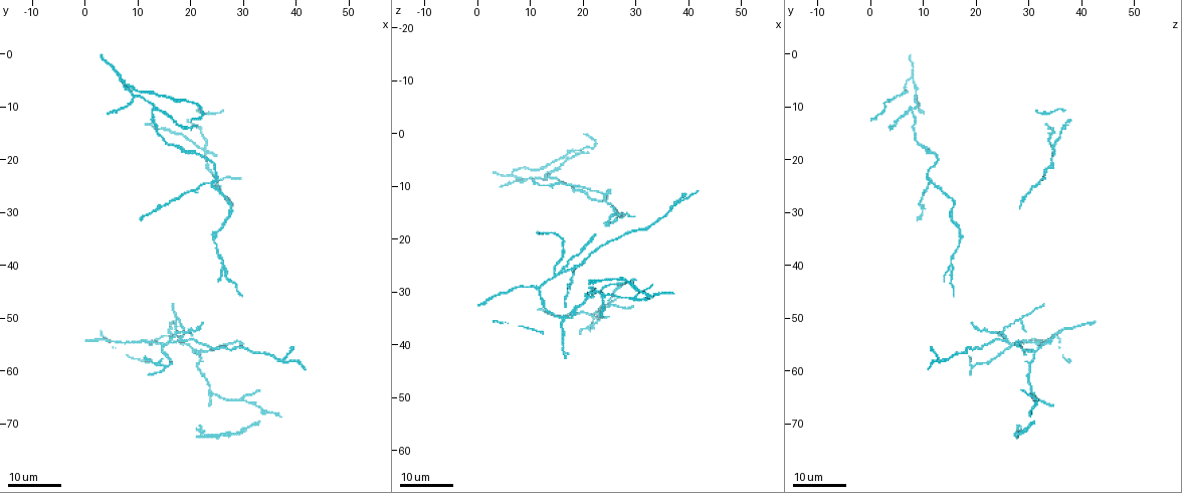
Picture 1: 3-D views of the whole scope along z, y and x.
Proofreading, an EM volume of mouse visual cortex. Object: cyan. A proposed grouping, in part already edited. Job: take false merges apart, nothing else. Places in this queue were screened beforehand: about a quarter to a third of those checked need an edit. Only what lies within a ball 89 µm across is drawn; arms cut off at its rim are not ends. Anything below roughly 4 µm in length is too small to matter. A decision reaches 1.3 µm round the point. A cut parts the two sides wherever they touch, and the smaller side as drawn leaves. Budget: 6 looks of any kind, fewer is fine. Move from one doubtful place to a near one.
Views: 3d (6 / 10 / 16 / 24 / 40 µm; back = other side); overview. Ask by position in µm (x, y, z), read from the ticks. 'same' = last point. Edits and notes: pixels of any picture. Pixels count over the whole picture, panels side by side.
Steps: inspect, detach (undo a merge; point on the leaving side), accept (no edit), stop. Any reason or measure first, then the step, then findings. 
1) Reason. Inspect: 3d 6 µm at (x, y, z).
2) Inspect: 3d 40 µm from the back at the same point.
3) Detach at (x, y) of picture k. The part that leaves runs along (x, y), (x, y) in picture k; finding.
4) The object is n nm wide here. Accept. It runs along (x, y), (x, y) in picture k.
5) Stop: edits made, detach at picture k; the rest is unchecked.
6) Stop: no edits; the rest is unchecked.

Three-way junction. Inspect: 3d 24 µm at (24.5, 24.0, 12.0).

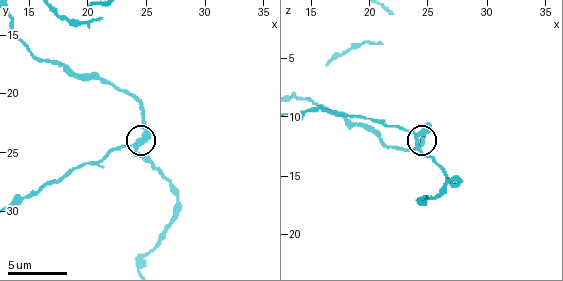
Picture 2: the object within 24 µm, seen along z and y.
Inspect: 3d 6 µm at (24.0, 24.4, 11.6).

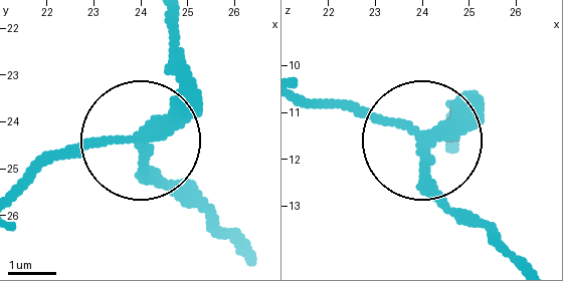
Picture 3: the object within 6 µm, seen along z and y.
The object is 240 nm wide here. Accept. It runs along (233, 238), (138, 147), (89, 143), (33, 163) in picture 3; one cell here.

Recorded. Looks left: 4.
Calibre changes. Inspect: 3d 24 µm at (13.5, 7.5, 6.0).

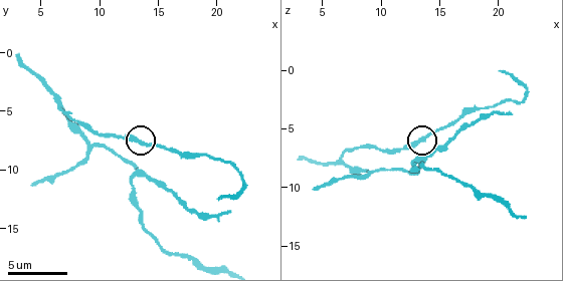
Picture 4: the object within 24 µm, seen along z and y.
Inspect: 3d 10 µm at (13.4, 7.8, 6.0).

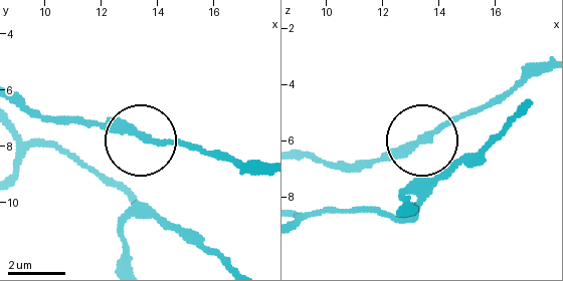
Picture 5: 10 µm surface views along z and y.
Accept. It runs along (301, 155), (380, 162), (408, 153), (479, 106) in picture 5; continuous, no second cell.

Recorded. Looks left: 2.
Three-way junction. Inspect: 3d 24 µm at (22.5, 18.0, 34.5).

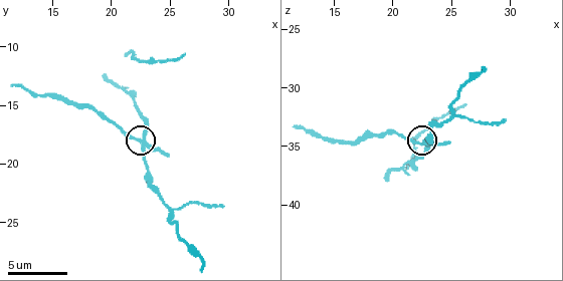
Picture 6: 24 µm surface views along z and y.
Inspect: 3d 6 µm at the same point.

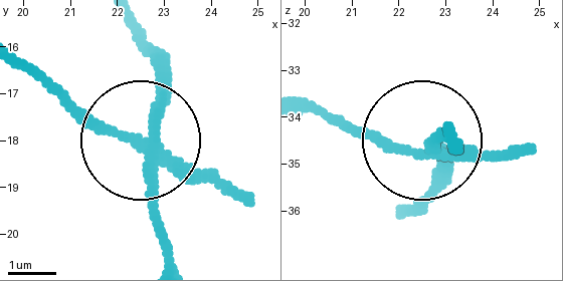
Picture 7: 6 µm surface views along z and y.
The side arm is 14 µm long. Detach at (216, 182) of picture 7. The part that leaves runs along (144, 155), (27, 74) in picture 7; a second cell is stuck on.

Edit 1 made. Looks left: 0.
Stop: edits made, detach at picture 7; the rest is unchecked.

